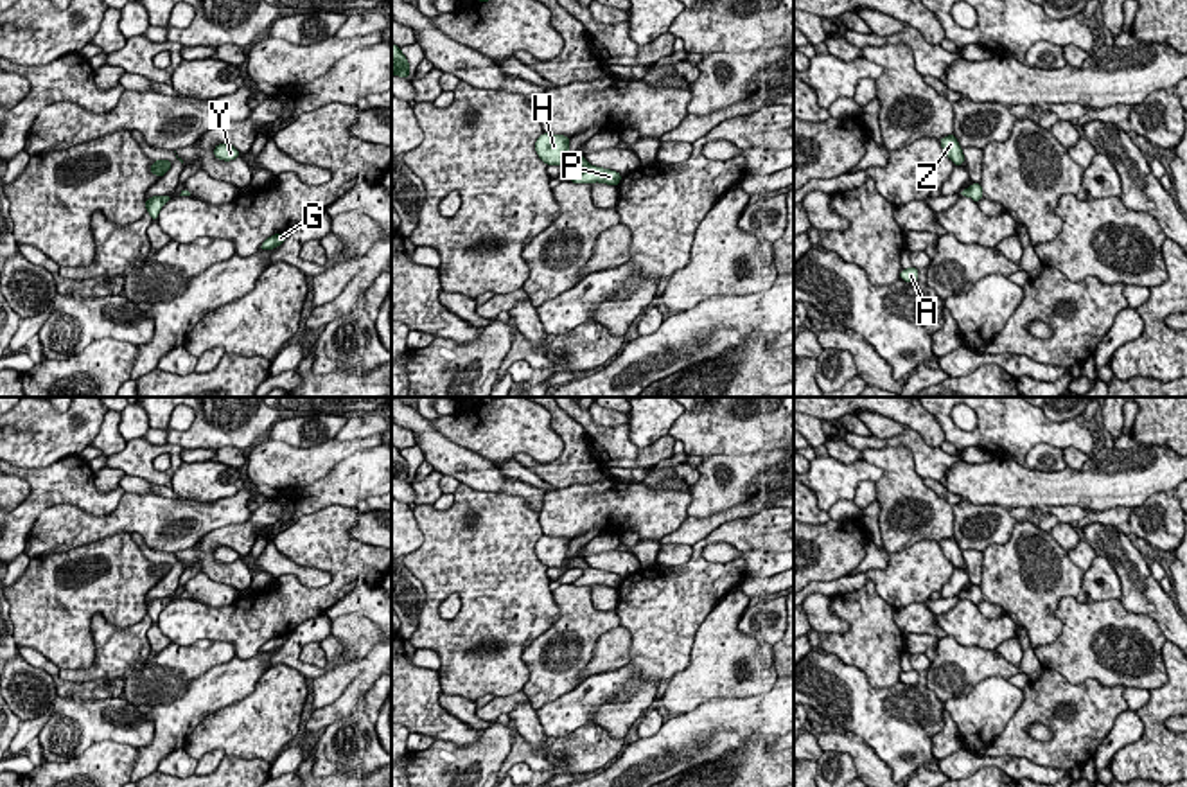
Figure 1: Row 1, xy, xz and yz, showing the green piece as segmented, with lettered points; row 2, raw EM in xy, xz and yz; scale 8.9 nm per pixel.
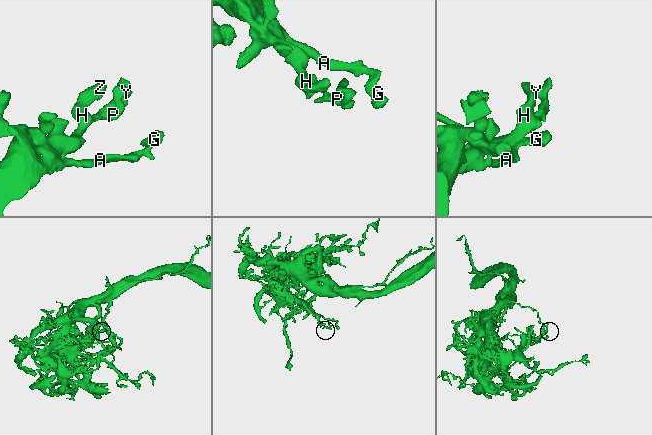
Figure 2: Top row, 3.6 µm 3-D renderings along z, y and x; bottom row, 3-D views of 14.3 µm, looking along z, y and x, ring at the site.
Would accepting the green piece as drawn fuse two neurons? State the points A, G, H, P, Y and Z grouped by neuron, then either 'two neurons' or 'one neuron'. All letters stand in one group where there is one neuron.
A G H P Y Z; one neuron

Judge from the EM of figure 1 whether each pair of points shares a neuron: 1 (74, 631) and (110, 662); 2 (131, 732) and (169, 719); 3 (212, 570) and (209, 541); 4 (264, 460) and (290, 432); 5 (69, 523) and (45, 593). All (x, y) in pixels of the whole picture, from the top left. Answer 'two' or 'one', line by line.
1: two
2: two
3: one
4: two
5: two

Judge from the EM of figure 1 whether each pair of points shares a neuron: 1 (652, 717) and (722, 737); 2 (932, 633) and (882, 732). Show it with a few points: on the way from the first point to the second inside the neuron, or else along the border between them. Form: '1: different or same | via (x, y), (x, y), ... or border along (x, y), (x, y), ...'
1: different | border along (663, 723), (654, 733), (640, 739)
2: same | via (943, 660), (943, 678), (909, 712)

